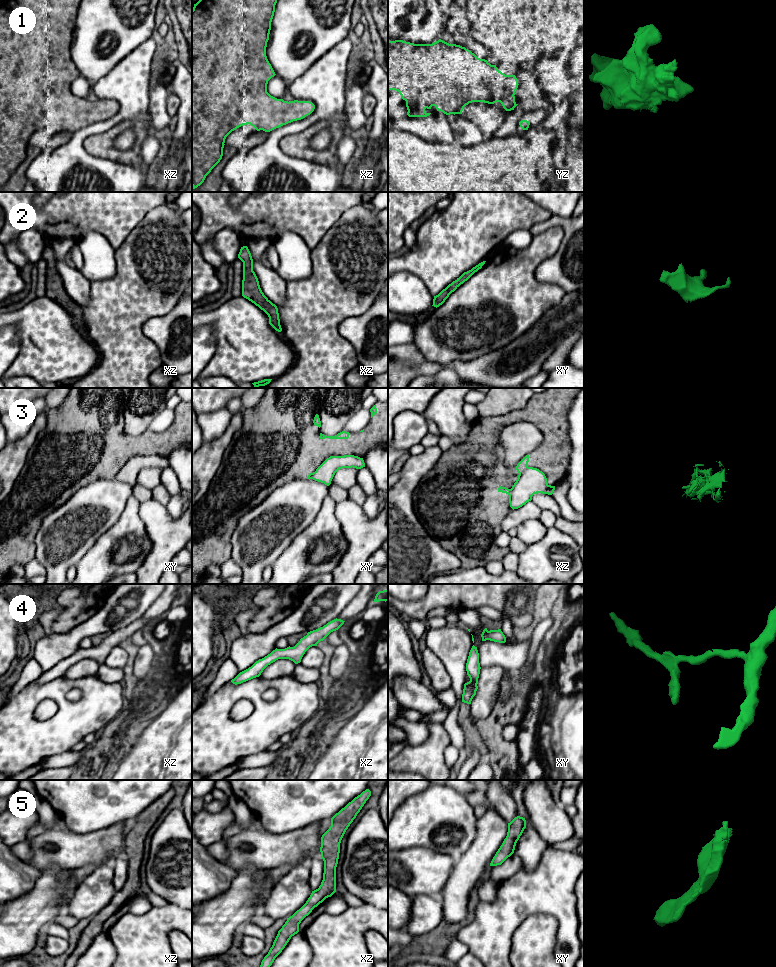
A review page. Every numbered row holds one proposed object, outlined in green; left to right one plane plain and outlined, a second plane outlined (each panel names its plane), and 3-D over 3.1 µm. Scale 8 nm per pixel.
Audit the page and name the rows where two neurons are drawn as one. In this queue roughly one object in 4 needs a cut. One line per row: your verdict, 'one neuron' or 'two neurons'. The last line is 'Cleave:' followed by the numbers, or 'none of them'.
1: one neuron
2: one neuron
3: two neurons
4: one neuron
5: one neuron
Cleave: 3

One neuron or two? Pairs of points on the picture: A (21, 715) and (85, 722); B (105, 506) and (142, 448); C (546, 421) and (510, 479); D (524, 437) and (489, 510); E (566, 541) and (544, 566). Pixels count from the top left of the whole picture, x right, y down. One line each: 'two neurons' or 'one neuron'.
A: one neuron
B: two neurons
C: one neuron
D: two neurons
E: one neuron

